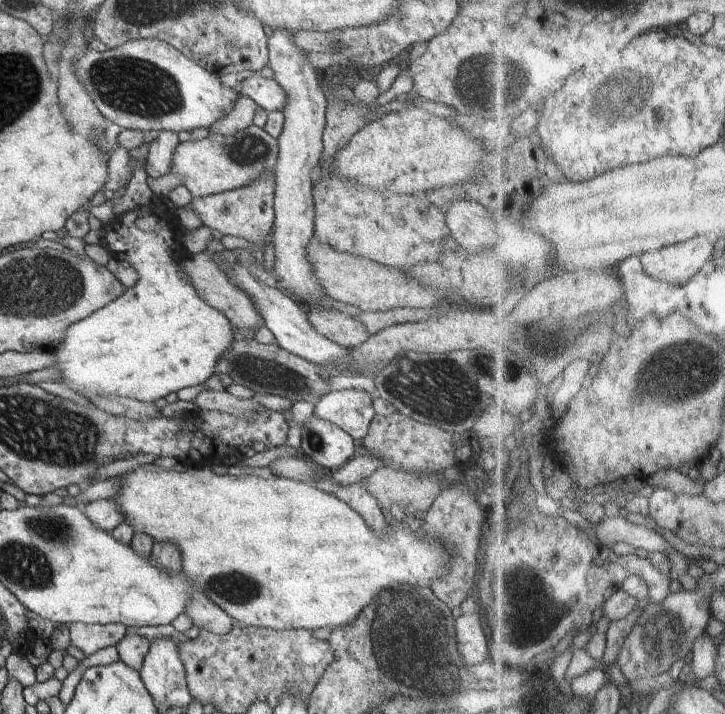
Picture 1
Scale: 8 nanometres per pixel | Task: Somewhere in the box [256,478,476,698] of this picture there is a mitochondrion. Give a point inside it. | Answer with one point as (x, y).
(406, 631)

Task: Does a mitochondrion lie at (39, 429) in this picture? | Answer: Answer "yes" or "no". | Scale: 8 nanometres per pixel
yes

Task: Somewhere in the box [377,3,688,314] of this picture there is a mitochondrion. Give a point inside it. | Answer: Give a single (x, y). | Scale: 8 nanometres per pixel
(636, 103)

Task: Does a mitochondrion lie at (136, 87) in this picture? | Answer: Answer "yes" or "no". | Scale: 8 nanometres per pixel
yes

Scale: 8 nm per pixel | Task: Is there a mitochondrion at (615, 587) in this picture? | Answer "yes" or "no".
no

